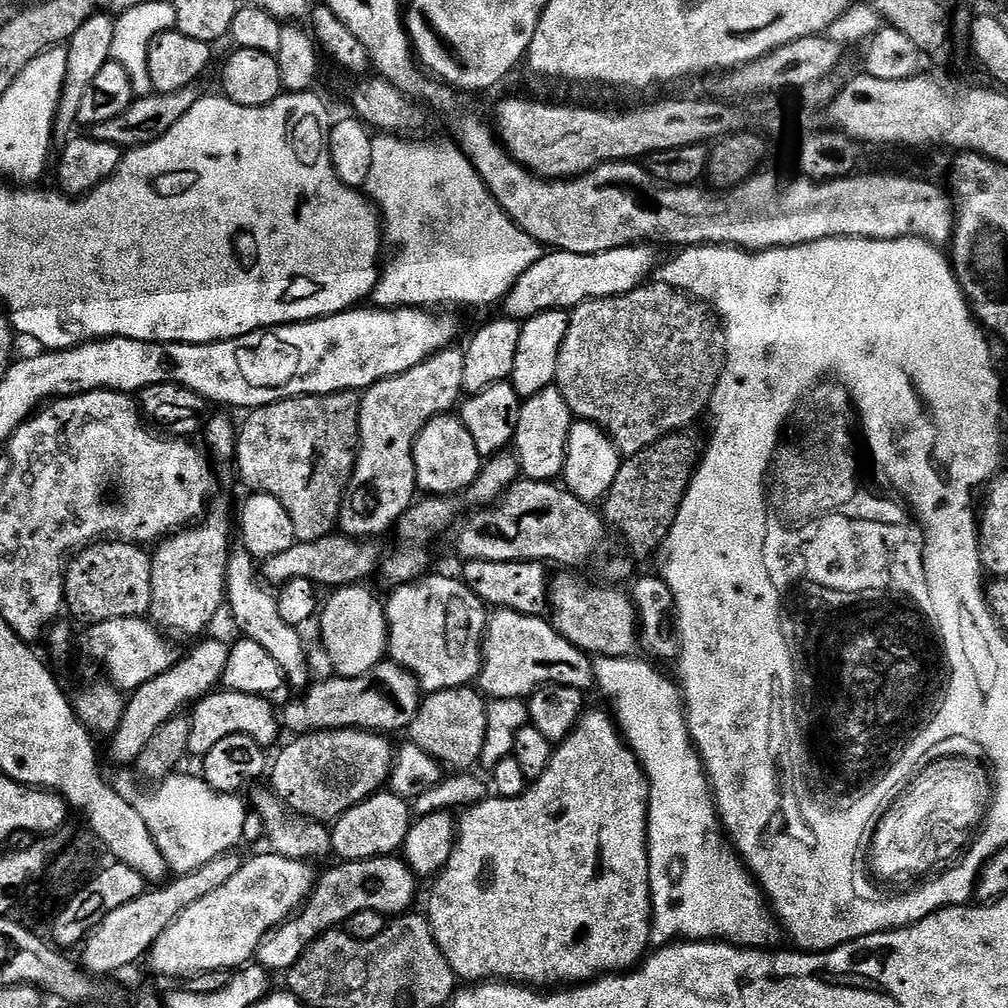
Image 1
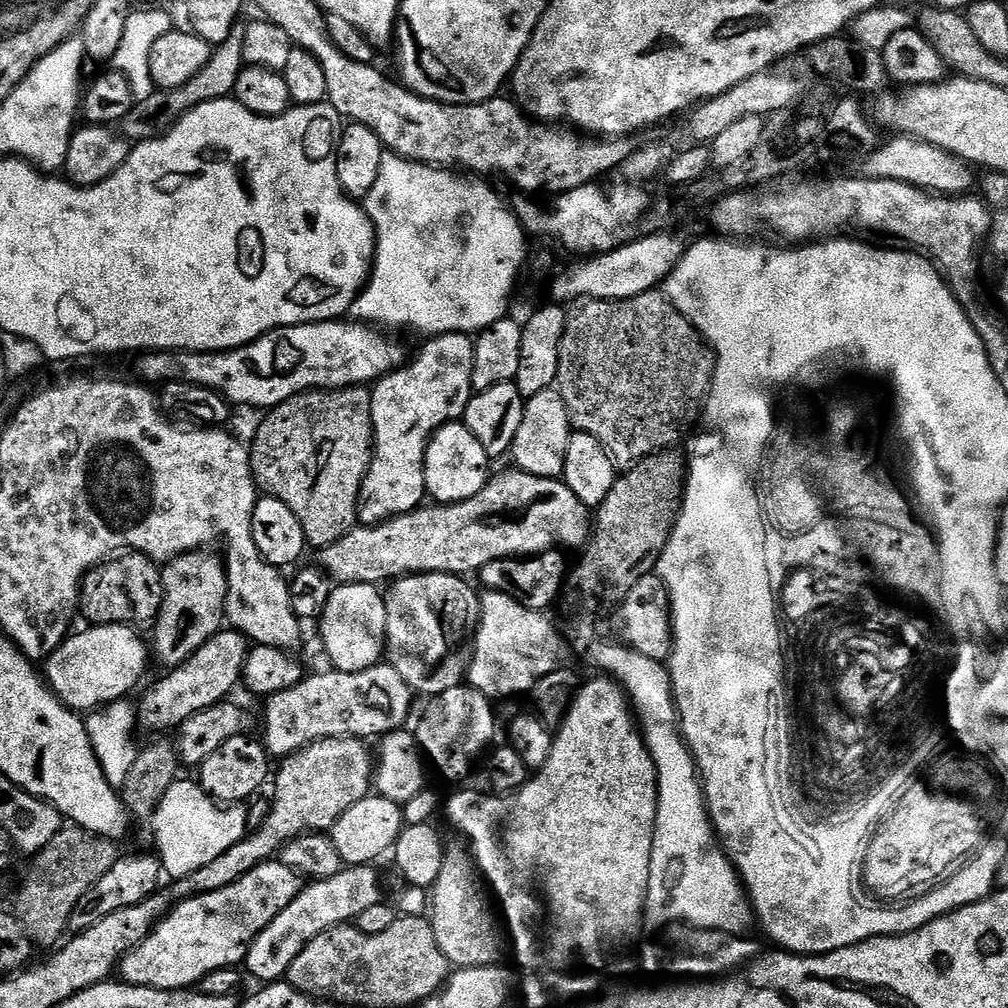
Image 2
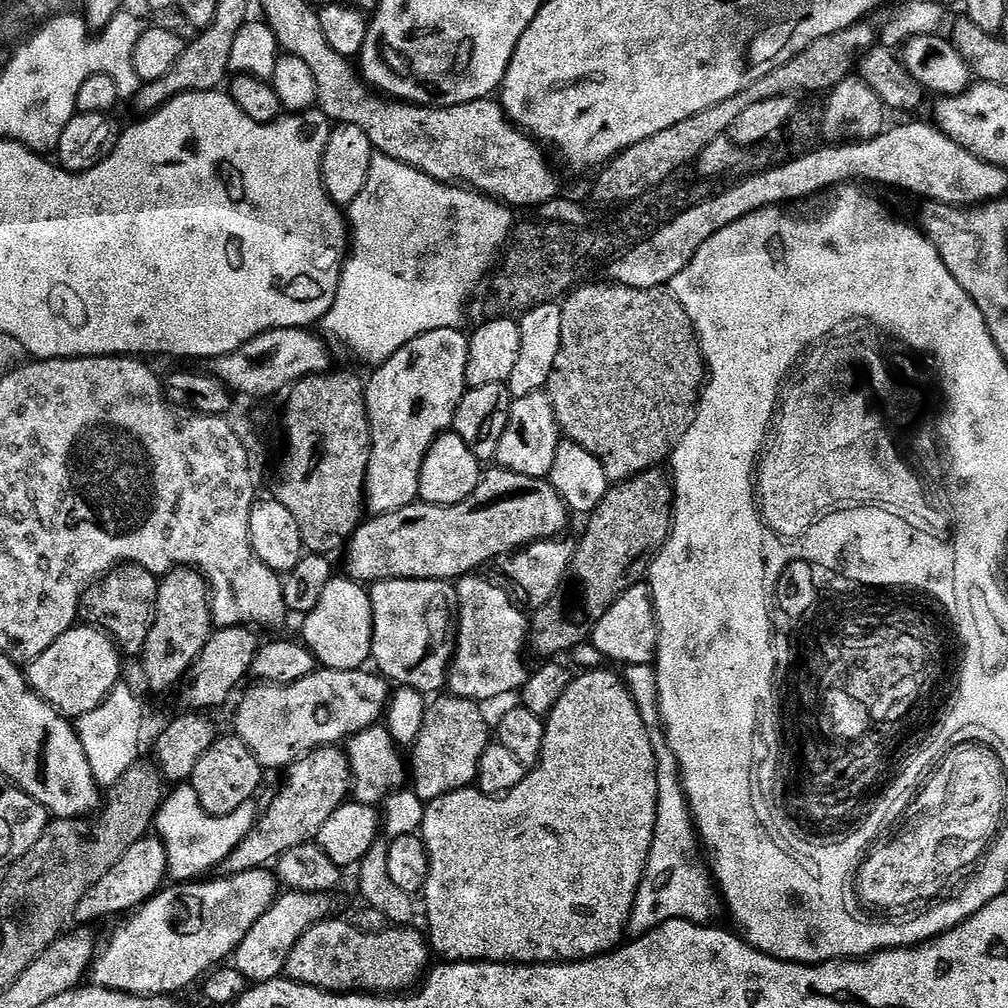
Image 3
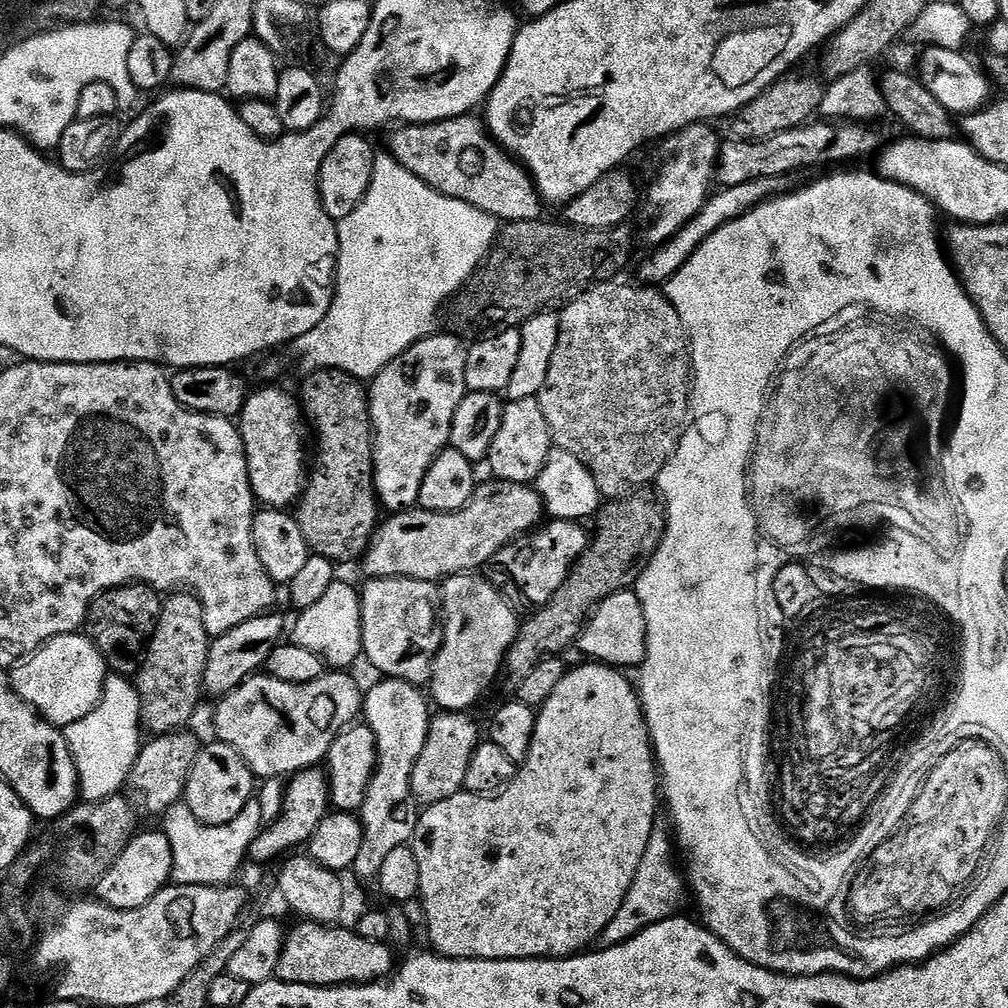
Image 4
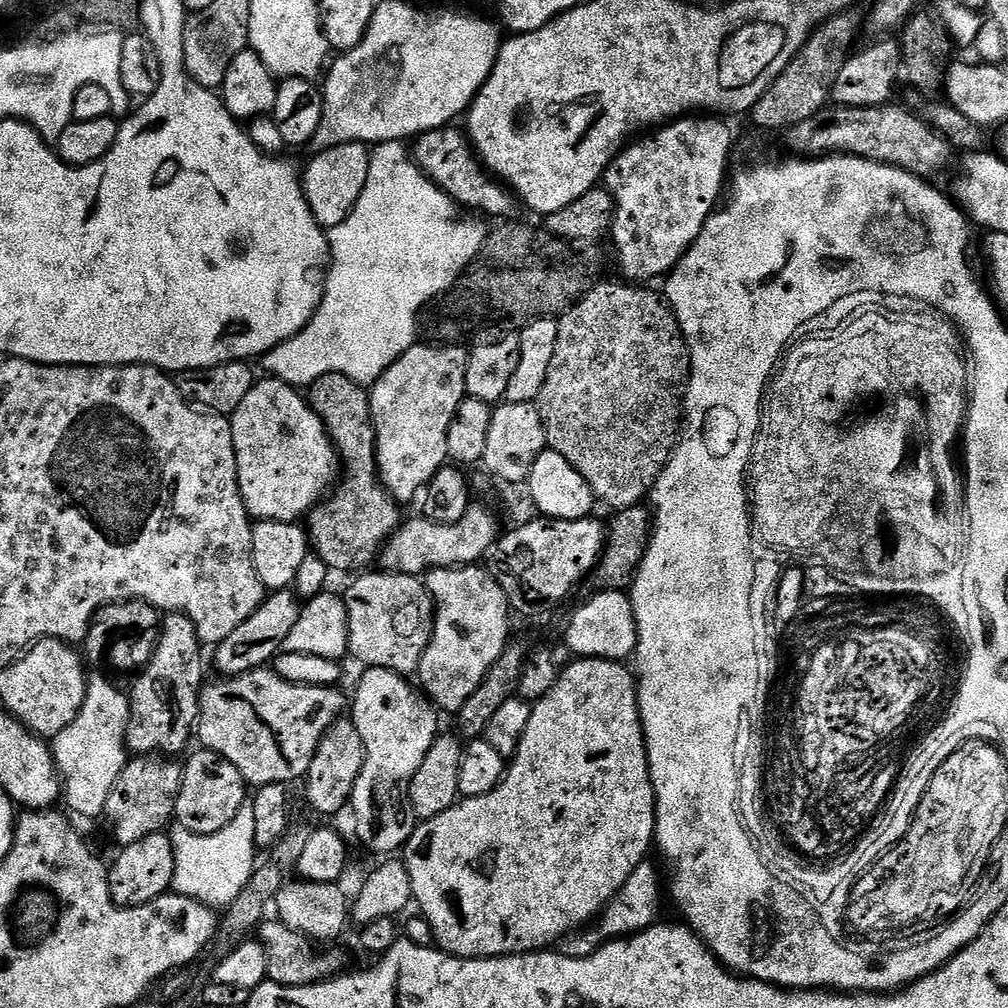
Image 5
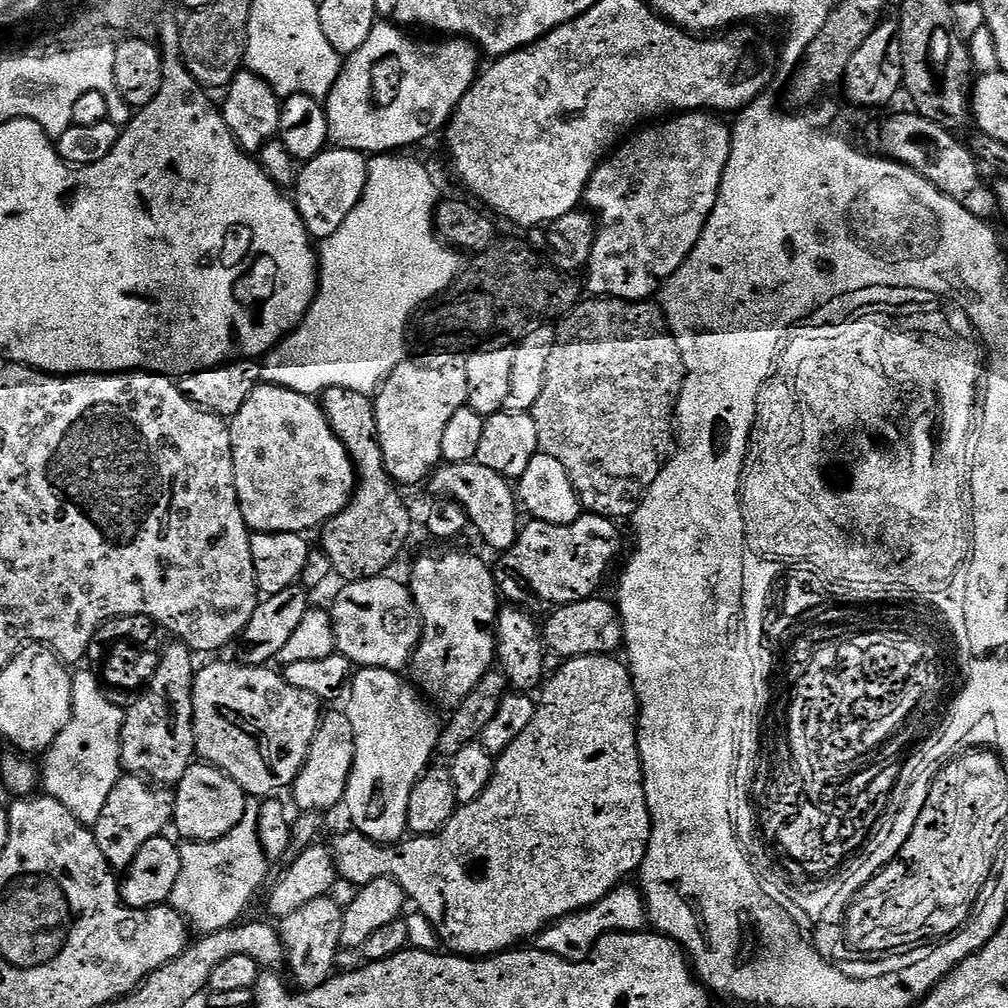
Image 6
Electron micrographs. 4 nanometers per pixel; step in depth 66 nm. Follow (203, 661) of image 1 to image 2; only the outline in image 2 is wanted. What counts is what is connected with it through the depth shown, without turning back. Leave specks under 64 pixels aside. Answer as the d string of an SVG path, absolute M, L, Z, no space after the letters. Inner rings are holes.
M232 628L217 631L192 655L152 685L137 703L138 724L142 728L175 729L196 711L223 703L235 684L246 655L246 640Z

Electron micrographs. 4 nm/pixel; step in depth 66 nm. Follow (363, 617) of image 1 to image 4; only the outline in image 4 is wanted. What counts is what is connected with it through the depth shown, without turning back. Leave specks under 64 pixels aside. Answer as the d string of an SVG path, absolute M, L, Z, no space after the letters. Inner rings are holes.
M343 582L332 584L319 602L295 618L296 625L290 628L291 643L302 646L302 650L310 650L329 669L348 670L356 659L361 659L364 644L361 642L360 595L357 589Z

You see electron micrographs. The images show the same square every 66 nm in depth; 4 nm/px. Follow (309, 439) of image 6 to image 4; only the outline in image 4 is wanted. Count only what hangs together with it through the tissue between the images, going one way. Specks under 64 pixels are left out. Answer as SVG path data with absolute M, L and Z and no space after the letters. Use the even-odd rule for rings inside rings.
M260 388L257 392L255 389L238 417L252 495L268 510L291 509L299 501L306 483L305 425L297 401L293 397L292 400L280 388Z

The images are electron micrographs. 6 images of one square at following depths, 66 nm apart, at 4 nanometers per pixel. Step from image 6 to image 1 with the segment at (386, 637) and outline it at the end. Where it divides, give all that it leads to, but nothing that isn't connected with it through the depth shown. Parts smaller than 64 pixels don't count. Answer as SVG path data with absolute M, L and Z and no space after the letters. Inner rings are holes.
M428 574L410 584L393 587L392 597L389 598L388 604L386 600L383 605L384 618L388 622L388 652L393 656L391 659L399 667L411 672L425 693L463 685L467 681L464 679L467 678L468 672L475 673L478 668L477 661L472 661L472 655L475 652L477 655L478 652L477 605L463 591L456 592L456 584L450 577L432 575Z

